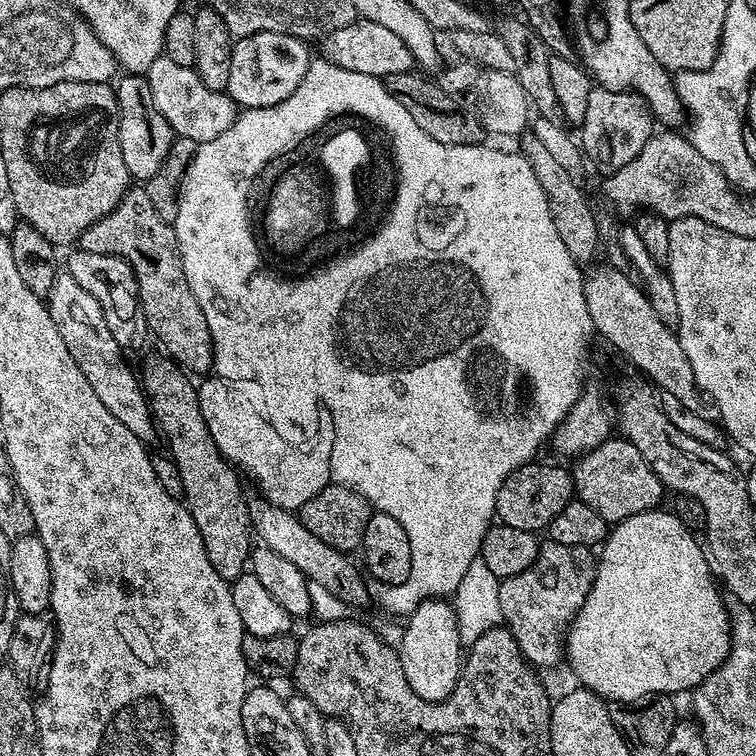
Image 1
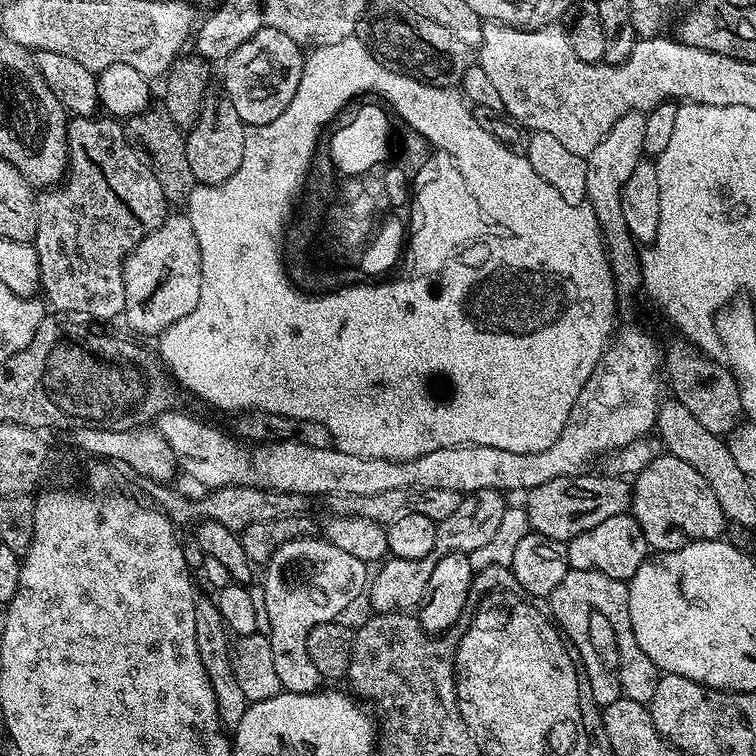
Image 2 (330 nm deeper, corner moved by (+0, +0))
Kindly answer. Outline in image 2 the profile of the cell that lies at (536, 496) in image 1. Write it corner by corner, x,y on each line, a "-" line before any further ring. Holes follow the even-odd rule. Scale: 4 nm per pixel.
619,474
592,475
554,478
527,493
528,501
523,501
522,507
528,515
529,529
546,538
567,542
598,526
598,522
606,522
606,518
625,515
632,507
632,484

